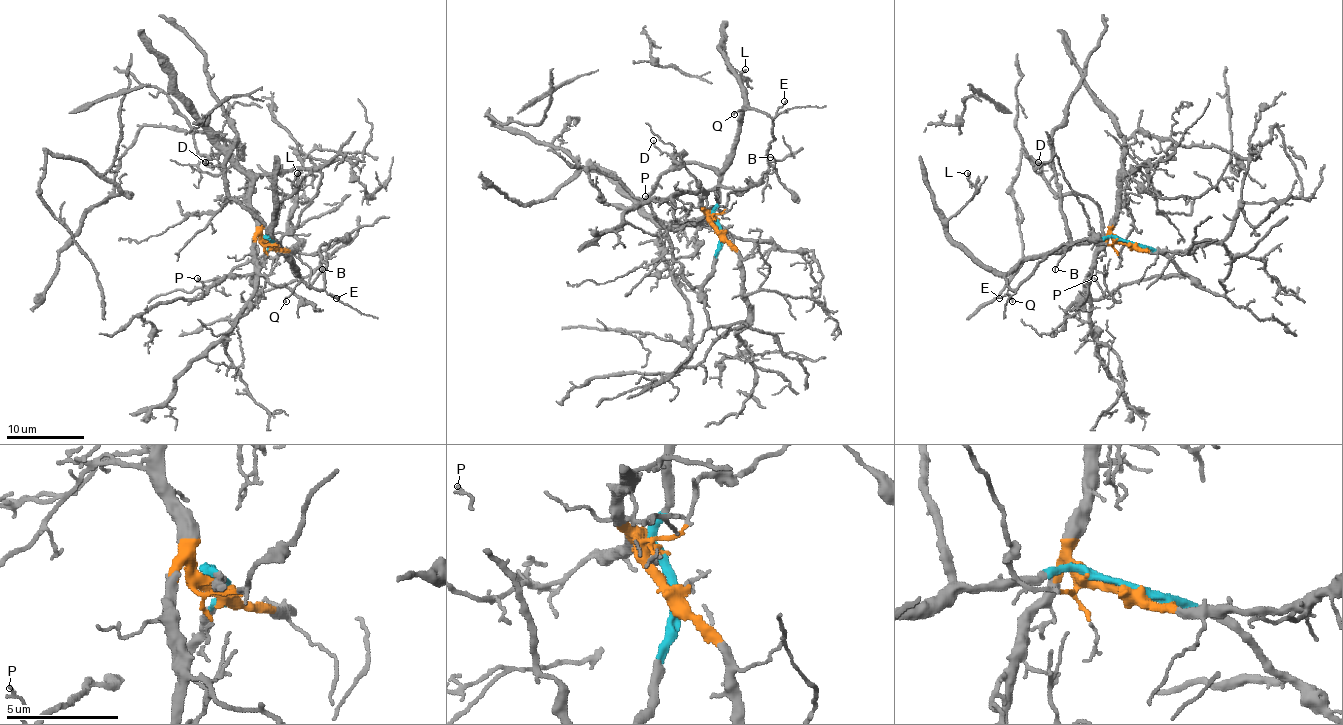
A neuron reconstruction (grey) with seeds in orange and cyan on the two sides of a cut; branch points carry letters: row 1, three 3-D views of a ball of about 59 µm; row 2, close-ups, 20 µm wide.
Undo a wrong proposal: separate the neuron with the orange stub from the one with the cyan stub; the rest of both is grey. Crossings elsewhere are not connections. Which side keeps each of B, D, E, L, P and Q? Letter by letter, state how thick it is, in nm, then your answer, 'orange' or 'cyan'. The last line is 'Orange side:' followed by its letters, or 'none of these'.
B: calibre 120 nm; cyan
D: calibre 90 nm; cyan
E: calibre 100 nm; cyan
L: calibre 130 nm; cyan
P: calibre 120 nm; cyan
Q: calibre 100 nm; cyan
Orange side: none of these

